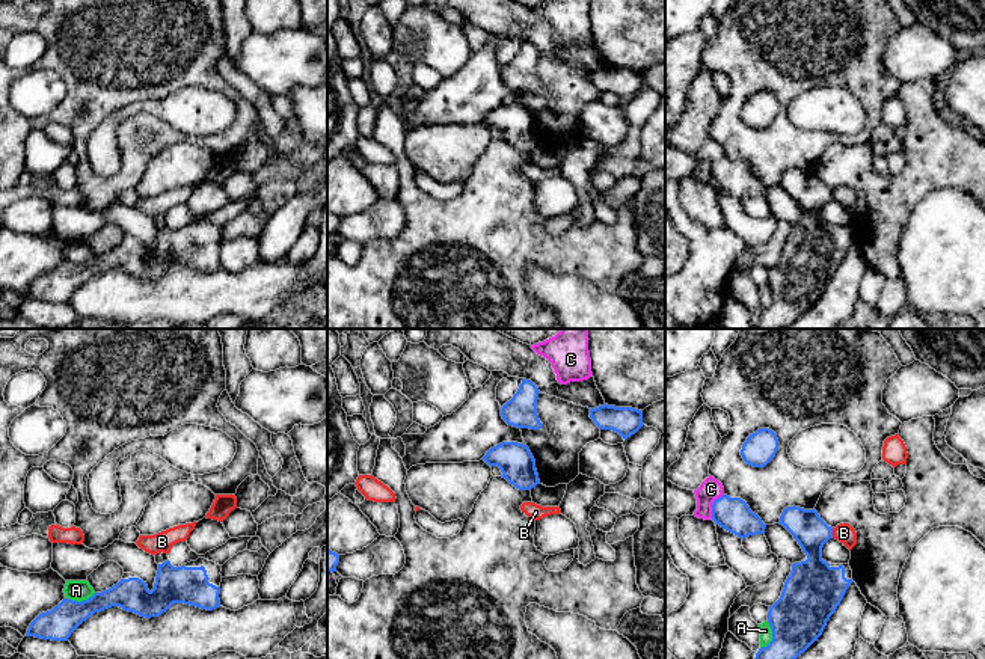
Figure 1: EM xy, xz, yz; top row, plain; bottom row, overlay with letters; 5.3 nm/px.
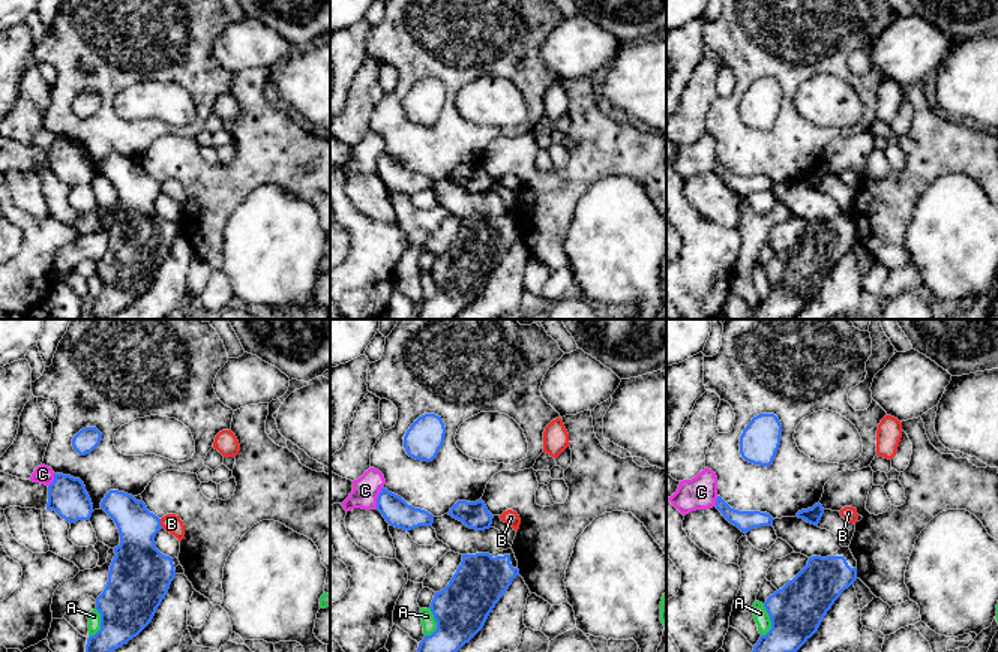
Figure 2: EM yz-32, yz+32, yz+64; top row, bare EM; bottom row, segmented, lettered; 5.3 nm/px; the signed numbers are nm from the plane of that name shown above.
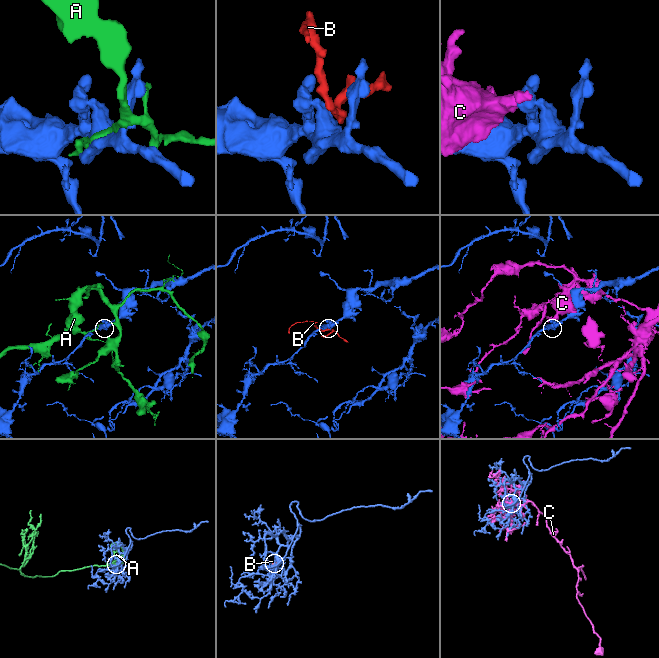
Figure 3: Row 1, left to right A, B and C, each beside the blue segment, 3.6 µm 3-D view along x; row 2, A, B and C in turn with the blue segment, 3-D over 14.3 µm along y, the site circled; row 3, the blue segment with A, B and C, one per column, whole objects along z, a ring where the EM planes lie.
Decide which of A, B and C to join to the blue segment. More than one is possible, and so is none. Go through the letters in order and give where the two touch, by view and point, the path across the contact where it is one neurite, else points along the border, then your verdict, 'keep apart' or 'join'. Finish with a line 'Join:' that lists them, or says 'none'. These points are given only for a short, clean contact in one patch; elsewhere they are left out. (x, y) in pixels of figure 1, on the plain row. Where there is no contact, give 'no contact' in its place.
A: contact yz (773, 299); keep apart
B: contact yz (831, 195); border yz (831, 190), (833, 199); keep apart
C: contact yz (712, 168); keep apart
Join: none

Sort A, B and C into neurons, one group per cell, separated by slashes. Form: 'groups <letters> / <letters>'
groups A / B / C

